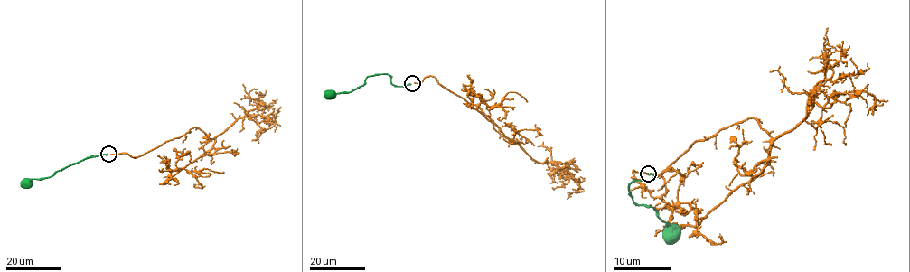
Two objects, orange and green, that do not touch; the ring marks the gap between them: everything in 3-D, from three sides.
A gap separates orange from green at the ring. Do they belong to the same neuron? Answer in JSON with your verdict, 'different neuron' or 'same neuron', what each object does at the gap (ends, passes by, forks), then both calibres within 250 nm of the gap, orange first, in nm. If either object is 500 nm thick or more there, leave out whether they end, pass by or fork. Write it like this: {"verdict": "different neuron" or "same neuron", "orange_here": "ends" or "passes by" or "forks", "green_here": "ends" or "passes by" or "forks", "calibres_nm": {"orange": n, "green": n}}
{"verdict": "different neuron", "orange_here": "ends", "green_here": "ends", "calibres_nm": {"orange": 160, "green": 280}}

